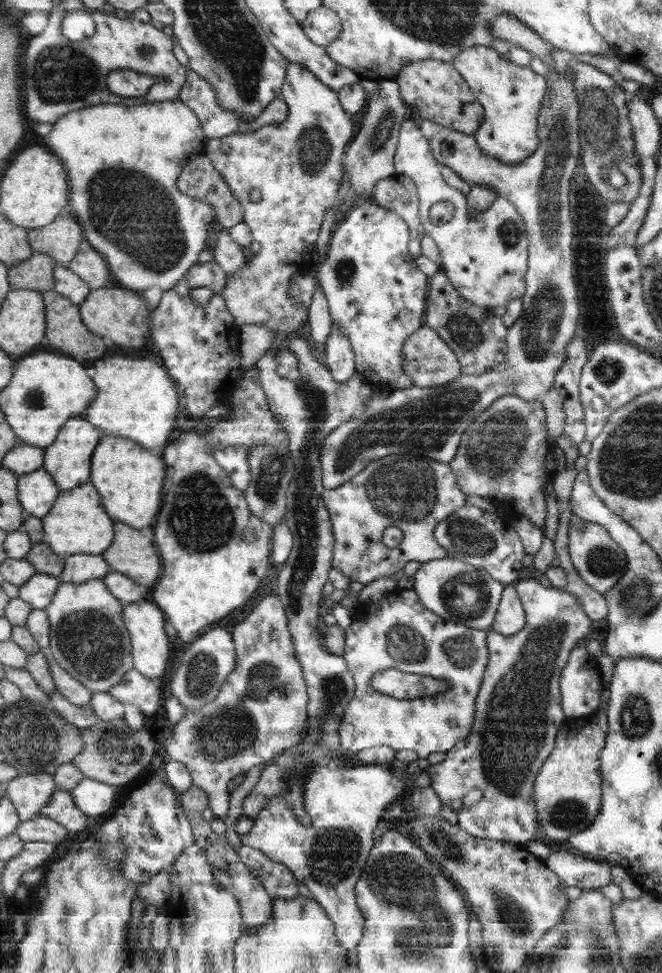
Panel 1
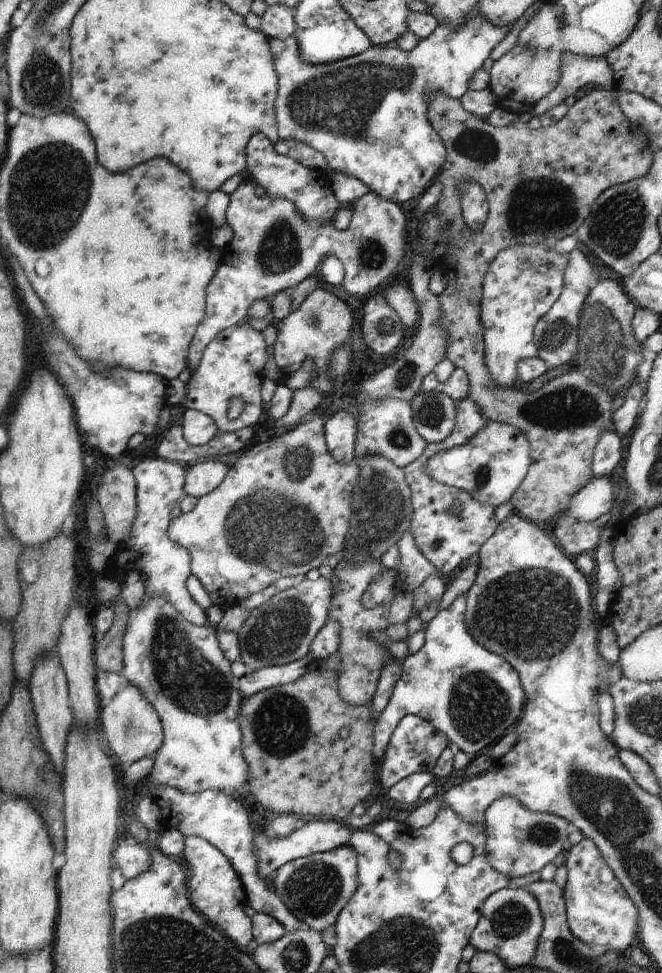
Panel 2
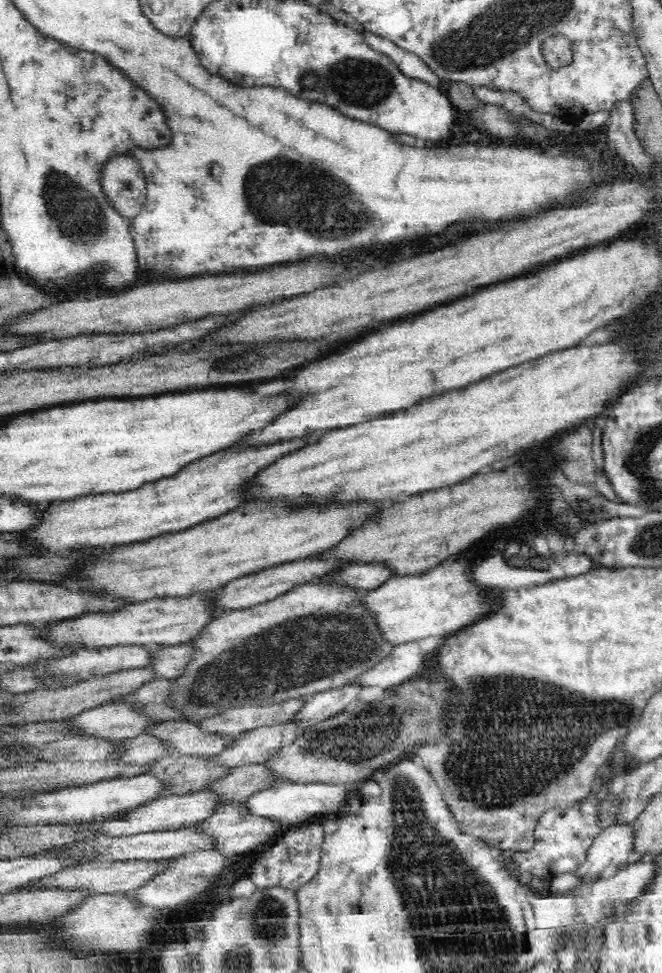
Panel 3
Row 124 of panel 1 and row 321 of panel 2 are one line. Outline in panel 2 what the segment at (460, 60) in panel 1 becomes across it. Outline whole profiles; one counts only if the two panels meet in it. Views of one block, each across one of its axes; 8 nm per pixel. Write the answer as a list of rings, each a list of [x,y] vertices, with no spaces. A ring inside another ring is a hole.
[[[553,243],[536,246],[512,246],[499,252],[482,283],[480,321],[482,324],[484,362],[494,384],[498,388],[512,388],[519,383],[518,364],[522,360],[537,356],[538,348],[533,341],[533,331],[540,318],[543,318],[556,303],[564,287],[564,268],[568,264],[567,254],[558,254],[552,250]]]

